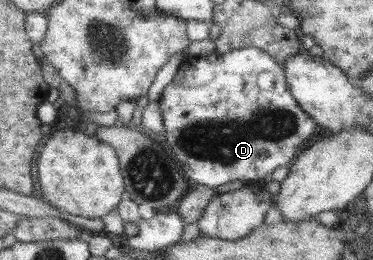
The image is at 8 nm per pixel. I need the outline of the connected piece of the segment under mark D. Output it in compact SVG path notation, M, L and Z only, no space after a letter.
M246 47L226 54L213 51L204 58L187 58L180 72L175 76L173 83L170 83L165 88L160 104L164 113L163 126L166 131L166 141L172 149L172 153L179 159L179 162L181 161L183 171L185 171L189 179L192 179L197 184L212 188L231 183L231 181L268 180L277 167L290 167L297 156L305 150L307 139L311 139L317 133L318 123L306 111L303 111L291 91L284 65L280 64L274 56L258 47Z

